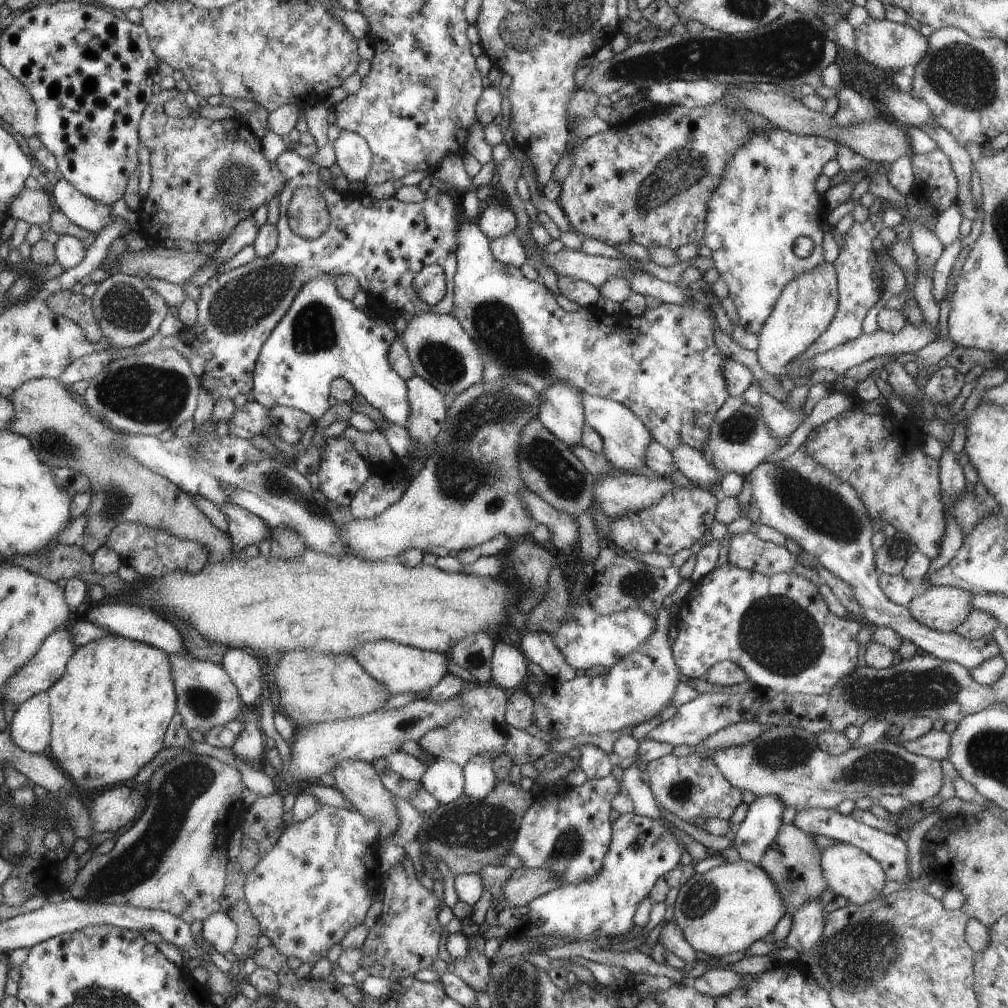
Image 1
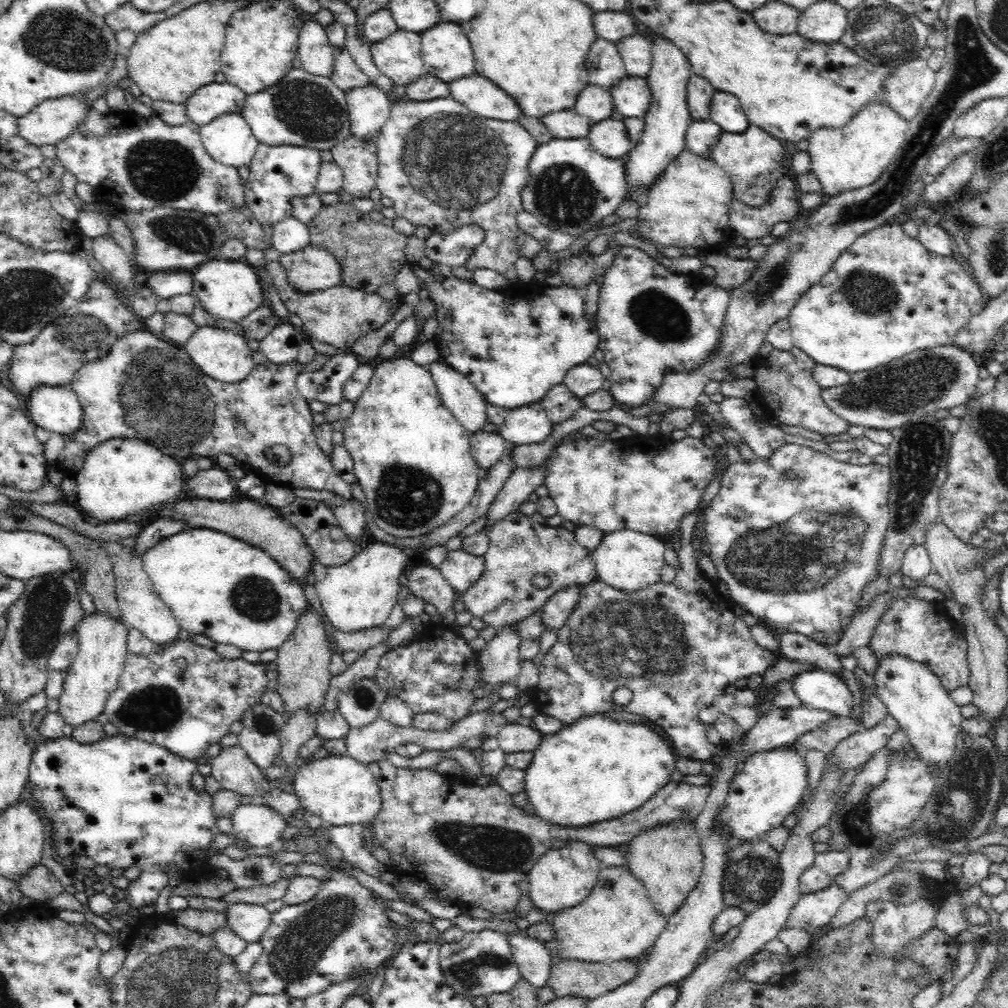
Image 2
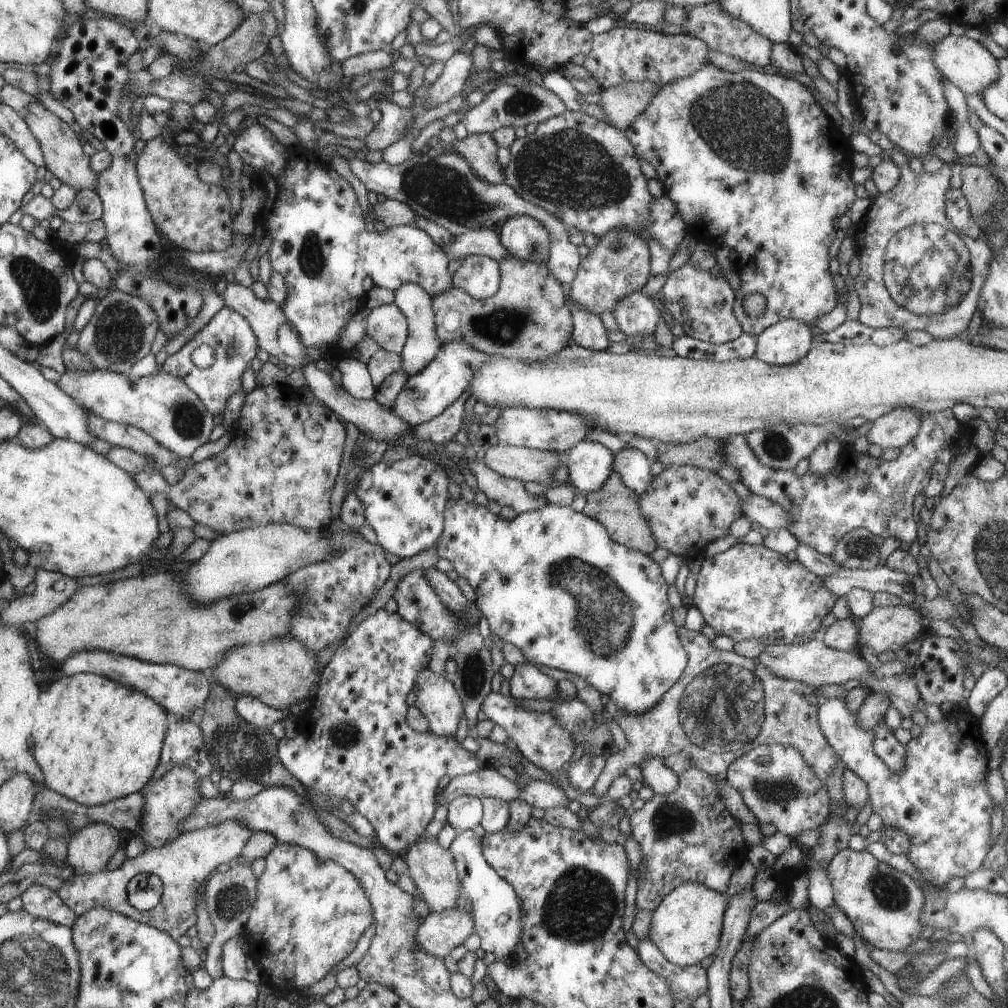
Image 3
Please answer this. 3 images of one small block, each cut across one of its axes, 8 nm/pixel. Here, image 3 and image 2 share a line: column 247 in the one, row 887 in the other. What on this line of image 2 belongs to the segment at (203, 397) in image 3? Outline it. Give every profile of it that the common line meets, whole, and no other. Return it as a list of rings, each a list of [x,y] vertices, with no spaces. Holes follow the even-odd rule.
[[[332,870],[330,878],[324,882],[324,888],[320,884],[320,894],[316,894],[314,900],[298,906],[284,906],[272,914],[270,928],[260,938],[262,954],[250,970],[250,990],[252,994],[288,994],[292,998],[306,1000],[308,996],[314,996],[338,982],[346,982],[354,976],[354,970],[378,970],[396,946],[394,936],[386,926],[388,922],[382,908],[380,904],[372,902],[368,890],[356,884],[356,880],[344,872]]]

